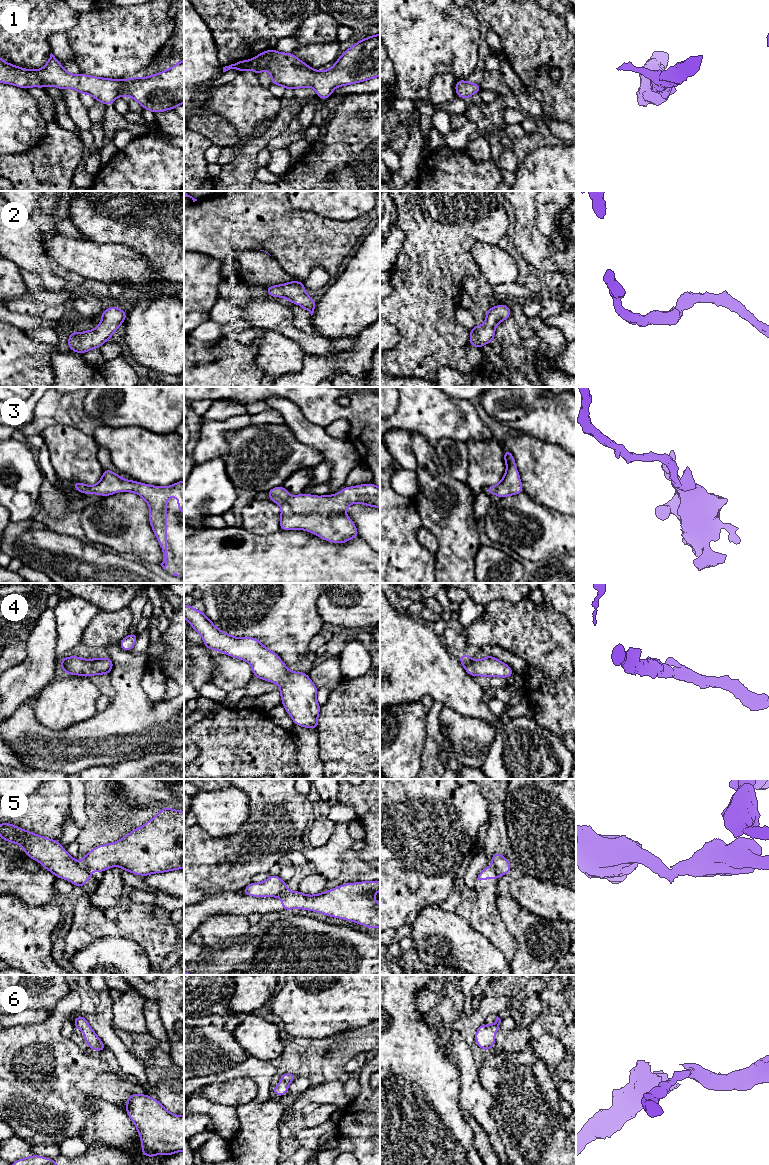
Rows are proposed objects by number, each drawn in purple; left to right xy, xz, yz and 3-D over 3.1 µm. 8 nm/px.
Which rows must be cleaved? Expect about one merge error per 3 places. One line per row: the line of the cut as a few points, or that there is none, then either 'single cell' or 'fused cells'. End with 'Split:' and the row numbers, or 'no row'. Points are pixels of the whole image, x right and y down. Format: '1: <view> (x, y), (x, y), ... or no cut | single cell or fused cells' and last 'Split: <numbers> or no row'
1: no cut | single cell
2: no cut | single cell
3: no cut | single cell
4: no cut | single cell
5: xy (84, 865), (90, 872) | fused cells
6: no cut | single cell
Split: 5

